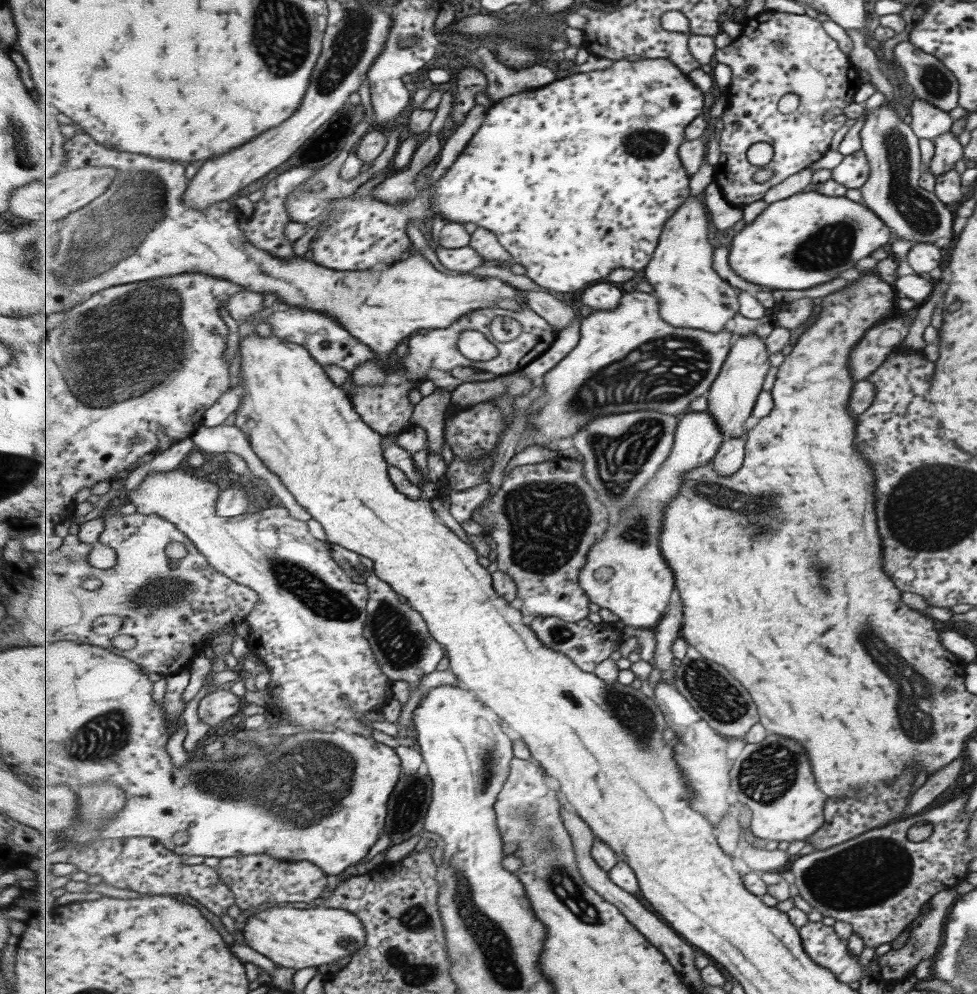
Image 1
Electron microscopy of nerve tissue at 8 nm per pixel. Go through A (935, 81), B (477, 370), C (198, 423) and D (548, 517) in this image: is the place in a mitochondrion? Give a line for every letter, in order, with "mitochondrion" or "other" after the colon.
A: mitochondrion
B: other
C: other
D: mitochondrion

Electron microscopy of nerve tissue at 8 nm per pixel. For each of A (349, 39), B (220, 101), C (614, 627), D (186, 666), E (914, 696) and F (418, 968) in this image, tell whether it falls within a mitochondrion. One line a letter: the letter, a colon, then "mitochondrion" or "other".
A: mitochondrion
B: other
C: other
D: other
E: mitochondrion
F: mitochondrion

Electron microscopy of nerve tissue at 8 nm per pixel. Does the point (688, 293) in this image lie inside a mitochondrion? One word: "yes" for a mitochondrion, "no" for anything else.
no

